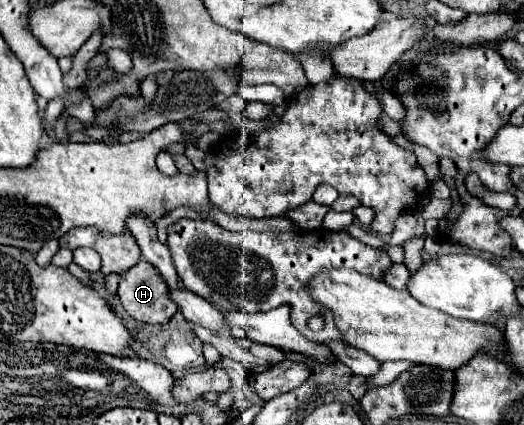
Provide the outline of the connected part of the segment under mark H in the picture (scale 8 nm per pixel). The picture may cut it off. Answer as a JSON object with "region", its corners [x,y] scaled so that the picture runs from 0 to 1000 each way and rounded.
{"region":[[[267,614],[237,642],[225,694],[240,736],[267,760],[317,765],[340,732],[321,699],[321,671],[313,671],[302,633],[282,624],[282,614]]]}

